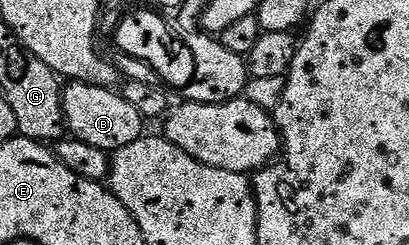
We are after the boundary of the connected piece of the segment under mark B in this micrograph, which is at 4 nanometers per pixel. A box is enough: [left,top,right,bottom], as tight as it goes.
[62,81,144,155]

